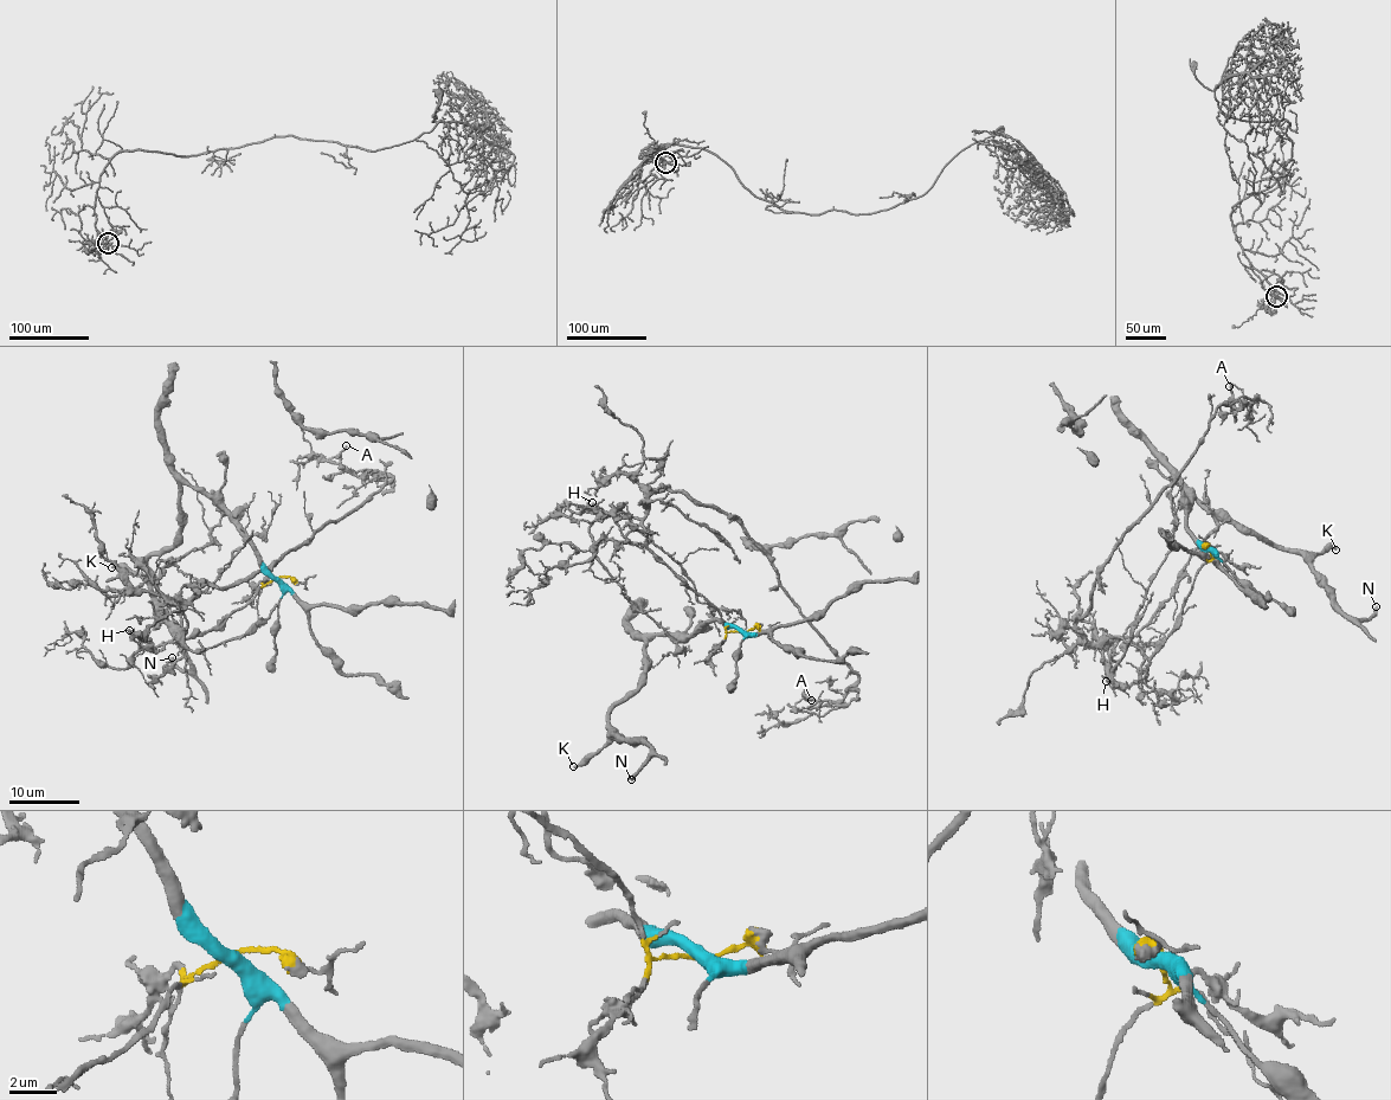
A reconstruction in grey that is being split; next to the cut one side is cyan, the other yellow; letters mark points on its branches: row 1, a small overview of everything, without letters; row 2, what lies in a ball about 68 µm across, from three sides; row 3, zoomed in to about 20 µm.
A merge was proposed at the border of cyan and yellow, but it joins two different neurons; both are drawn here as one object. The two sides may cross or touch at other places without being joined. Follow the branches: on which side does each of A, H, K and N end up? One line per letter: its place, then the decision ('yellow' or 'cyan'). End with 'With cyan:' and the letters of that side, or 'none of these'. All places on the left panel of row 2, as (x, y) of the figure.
A: (346, 445) | yellow
H: (129, 630) | yellow
K: (111, 567) | cyan
N: (172, 657) | cyan
With cyan: K, N

